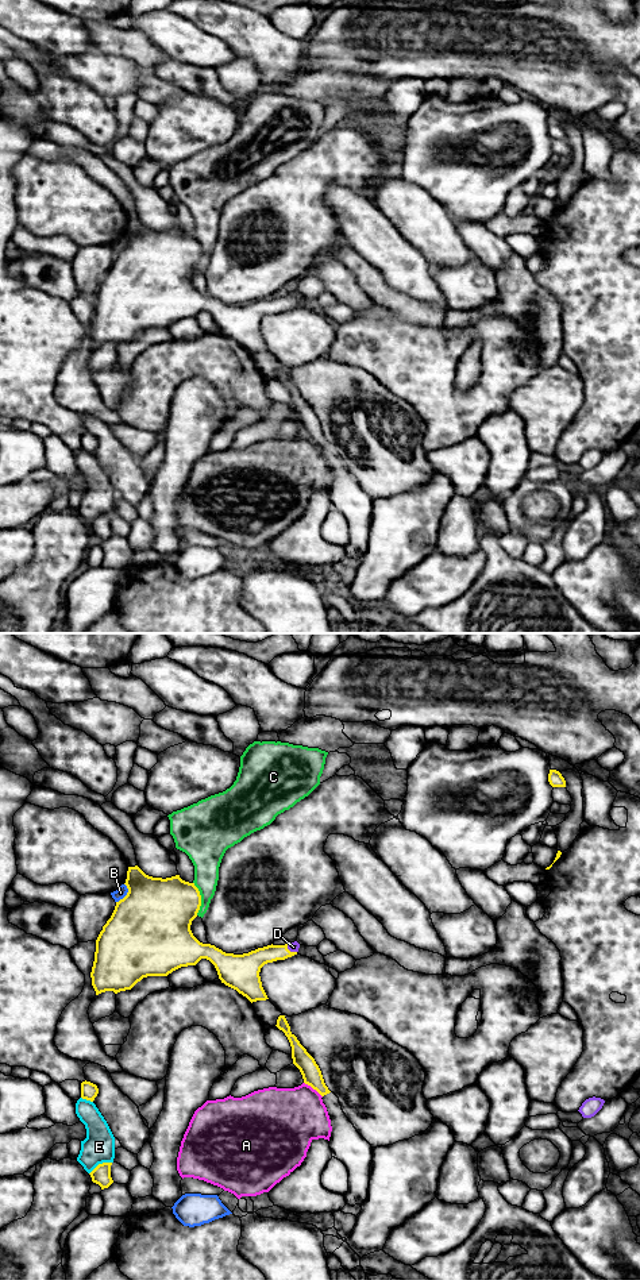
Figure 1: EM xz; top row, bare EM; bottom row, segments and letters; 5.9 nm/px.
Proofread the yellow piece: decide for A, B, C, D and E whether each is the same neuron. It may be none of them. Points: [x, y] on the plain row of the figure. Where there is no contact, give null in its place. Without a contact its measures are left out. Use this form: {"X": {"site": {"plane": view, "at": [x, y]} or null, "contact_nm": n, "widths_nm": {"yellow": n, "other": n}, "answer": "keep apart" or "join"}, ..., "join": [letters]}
{"A": {"site": {"plane": "xz", "at": [313, 440]}, "contact_nm": 140, "widths_nm": {"yellow": 120, "other": 380}, "answer": "keep apart"}, "B": {"site": {"plane": "xz", "at": [127, 246]}, "contact_nm": 130, "widths_nm": {"yellow": 480, "other": 70}, "answer": "keep apart"}, "C": {"site": {"plane": "xz", "at": [200, 250]}, "contact_nm": 200, "widths_nm": {"yellow": 380, "other": 170}, "answer": "keep apart"}, "D": {"site": {"plane": "xz", "at": [289, 303]}, "contact_nm": 80, "widths_nm": {"yellow": 140, "other": 60}, "answer": "join"}, "E": {"site": {"plane": "xz", "at": [100, 516]}, "contact_nm": 150, "widths_nm": {"yellow": 110, "other": 190}, "answer": "keep apart"}, "join": ["D"]}

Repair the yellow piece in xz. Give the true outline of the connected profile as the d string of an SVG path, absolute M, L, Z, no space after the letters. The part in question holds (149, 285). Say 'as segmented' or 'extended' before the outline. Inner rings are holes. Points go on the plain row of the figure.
extended; M138 217L128 219L124 235L127 247L116 254L115 262L103 278L97 292L95 313L90 324L96 347L113 343L115 346L131 342L147 328L167 328L173 323L196 317L201 311L209 312L225 338L236 342L251 355L269 351L261 334L261 320L277 312L297 306L297 293L285 297L267 297L248 305L225 305L211 296L200 294L192 285L192 273L201 258L201 247L194 235L185 234L180 227L171 230L153 230Z

